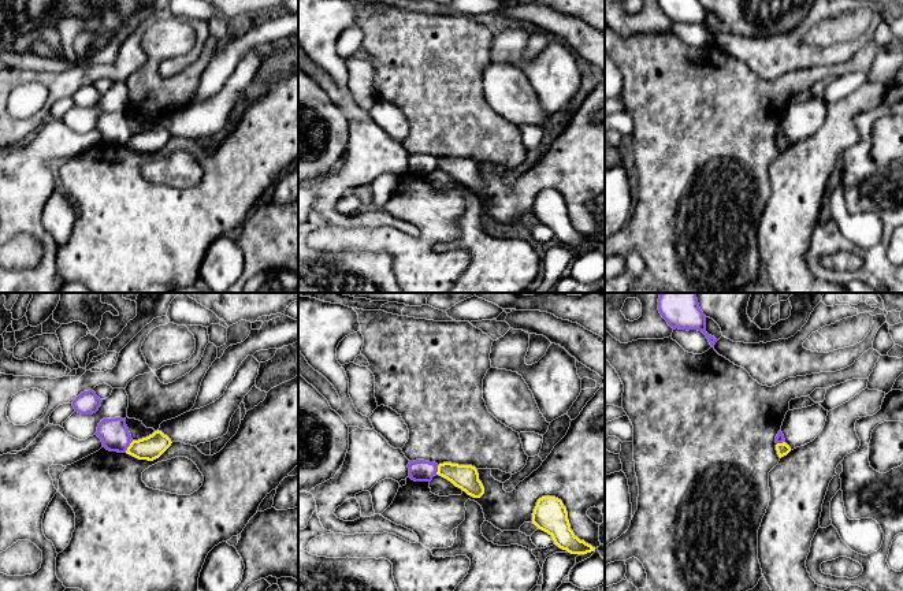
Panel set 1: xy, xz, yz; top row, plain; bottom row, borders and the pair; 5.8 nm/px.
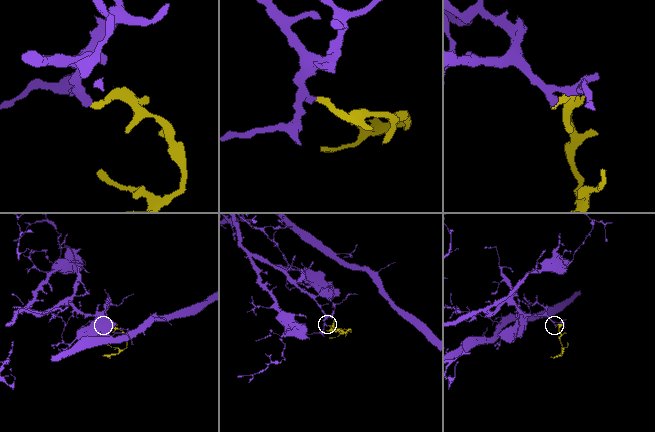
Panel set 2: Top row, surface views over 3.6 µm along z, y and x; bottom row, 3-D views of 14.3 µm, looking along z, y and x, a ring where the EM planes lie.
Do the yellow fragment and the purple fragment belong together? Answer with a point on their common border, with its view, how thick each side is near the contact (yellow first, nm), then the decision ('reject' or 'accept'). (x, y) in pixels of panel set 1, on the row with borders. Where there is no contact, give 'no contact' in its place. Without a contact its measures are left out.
xy (129, 446) | 140/170 nm | reject

